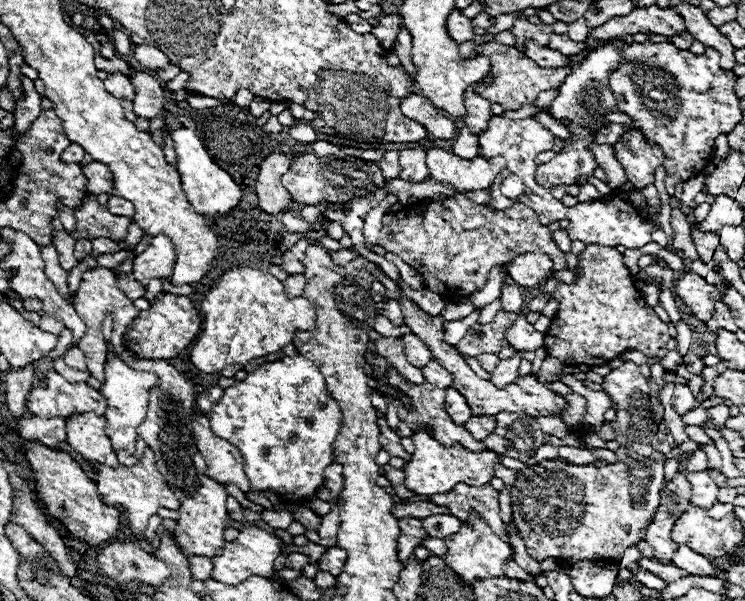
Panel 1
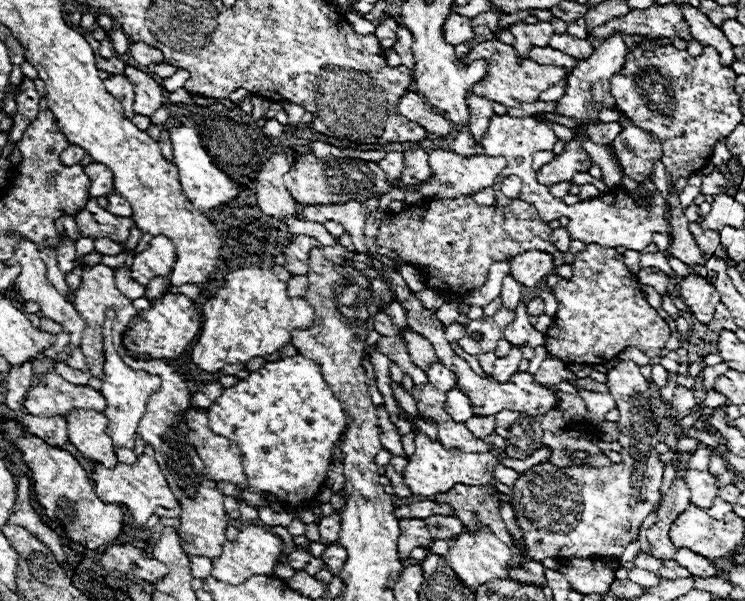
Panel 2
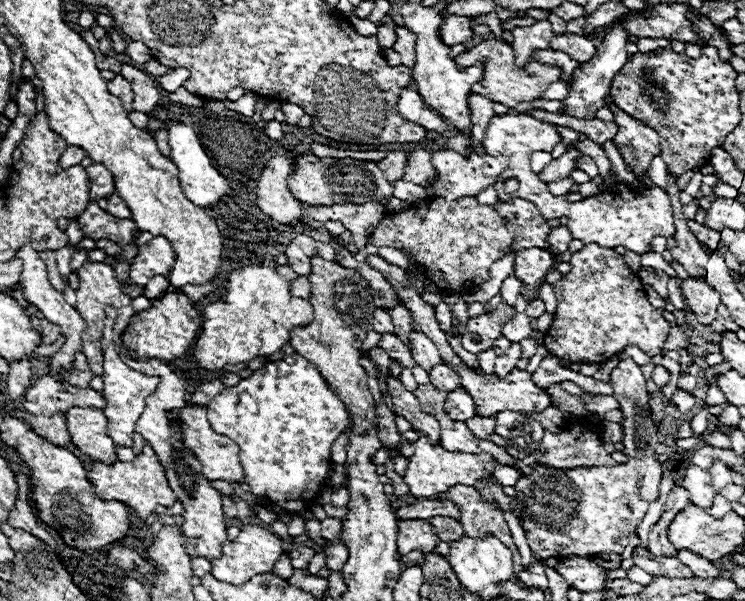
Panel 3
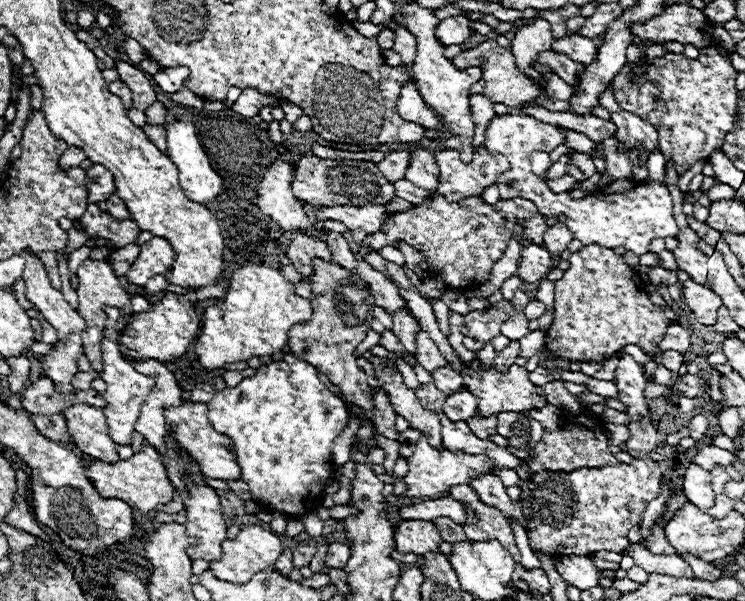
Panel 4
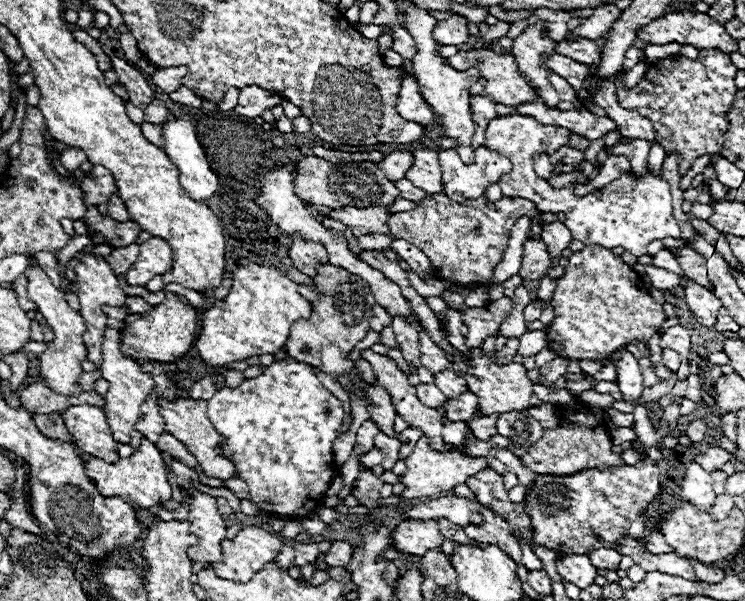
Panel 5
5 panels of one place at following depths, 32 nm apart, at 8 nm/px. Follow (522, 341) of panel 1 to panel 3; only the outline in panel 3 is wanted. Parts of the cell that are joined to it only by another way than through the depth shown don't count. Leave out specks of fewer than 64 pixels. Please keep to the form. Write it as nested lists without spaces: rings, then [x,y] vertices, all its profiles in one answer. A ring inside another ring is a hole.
[[[518,294],[516,304],[514,304],[514,316],[512,316],[512,320],[506,322],[504,328],[502,328],[502,334],[504,334],[510,342],[520,342],[522,338],[528,338],[528,336],[536,334],[536,330],[530,328],[528,316],[524,314],[526,306],[528,306],[528,300],[526,300],[522,294]]]

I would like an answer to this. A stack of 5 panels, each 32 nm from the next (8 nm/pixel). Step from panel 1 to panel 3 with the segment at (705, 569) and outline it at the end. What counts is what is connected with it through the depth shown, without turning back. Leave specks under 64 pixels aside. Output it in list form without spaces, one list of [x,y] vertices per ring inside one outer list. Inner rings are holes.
[[[678,552],[676,556],[680,560],[684,560],[684,564],[688,564],[688,568],[692,568],[694,576],[700,576],[700,578],[718,578],[720,576],[720,570],[716,570],[712,562],[700,558],[692,552]]]

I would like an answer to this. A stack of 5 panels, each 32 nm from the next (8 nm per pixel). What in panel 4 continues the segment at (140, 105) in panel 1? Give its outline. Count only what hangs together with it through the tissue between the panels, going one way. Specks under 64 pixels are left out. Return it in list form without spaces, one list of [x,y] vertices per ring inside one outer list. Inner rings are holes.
[[[116,60],[116,70],[118,70],[118,78],[126,82],[128,88],[132,90],[134,108],[146,110],[156,100],[156,90],[154,90],[152,80],[144,72],[140,72],[138,68],[122,60]]]

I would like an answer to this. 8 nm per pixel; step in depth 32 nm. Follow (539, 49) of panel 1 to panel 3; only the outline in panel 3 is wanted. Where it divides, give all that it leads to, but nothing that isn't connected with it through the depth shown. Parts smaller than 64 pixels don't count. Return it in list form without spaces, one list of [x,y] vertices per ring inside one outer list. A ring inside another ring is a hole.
[[[552,48],[536,52],[536,62],[548,64],[548,66],[554,66],[554,68],[560,68],[560,76],[562,76],[562,80],[564,80],[566,84],[572,82],[574,70],[580,68],[580,62],[576,62],[576,60],[572,60],[568,54],[556,52],[556,50],[552,50]]]

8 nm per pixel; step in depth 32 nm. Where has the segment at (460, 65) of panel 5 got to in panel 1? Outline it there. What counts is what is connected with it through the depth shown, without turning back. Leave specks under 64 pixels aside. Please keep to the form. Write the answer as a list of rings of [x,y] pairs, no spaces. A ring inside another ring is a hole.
[[[498,42],[478,44],[474,56],[486,56],[490,60],[490,76],[492,76],[490,84],[484,82],[476,84],[476,92],[486,100],[498,102],[506,110],[518,110],[524,104],[532,104],[542,90],[556,88],[568,76],[568,72],[572,72],[572,68],[540,68],[536,62],[532,62],[522,52],[518,52],[514,46]]]

